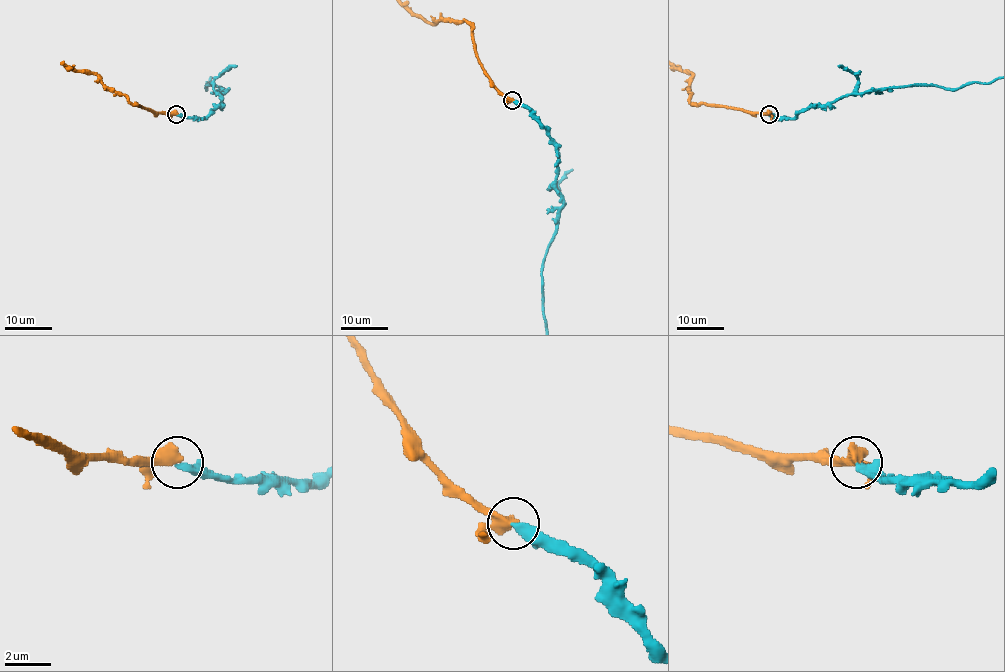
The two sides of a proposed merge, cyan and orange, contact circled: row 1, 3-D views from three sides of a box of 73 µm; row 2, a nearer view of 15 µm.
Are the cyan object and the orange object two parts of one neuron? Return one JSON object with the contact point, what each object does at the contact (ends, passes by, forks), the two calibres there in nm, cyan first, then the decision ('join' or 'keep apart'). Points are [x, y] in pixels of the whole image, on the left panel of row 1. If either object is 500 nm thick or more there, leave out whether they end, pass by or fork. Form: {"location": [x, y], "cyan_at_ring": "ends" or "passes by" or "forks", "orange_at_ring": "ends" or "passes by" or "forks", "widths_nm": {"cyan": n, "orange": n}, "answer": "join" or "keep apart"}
{"location": [176, 114], "cyan_at_ring": "ends", "orange_at_ring": "passes by", "widths_nm": {"cyan": 360, "orange": 420}, "answer": "keep apart"}

